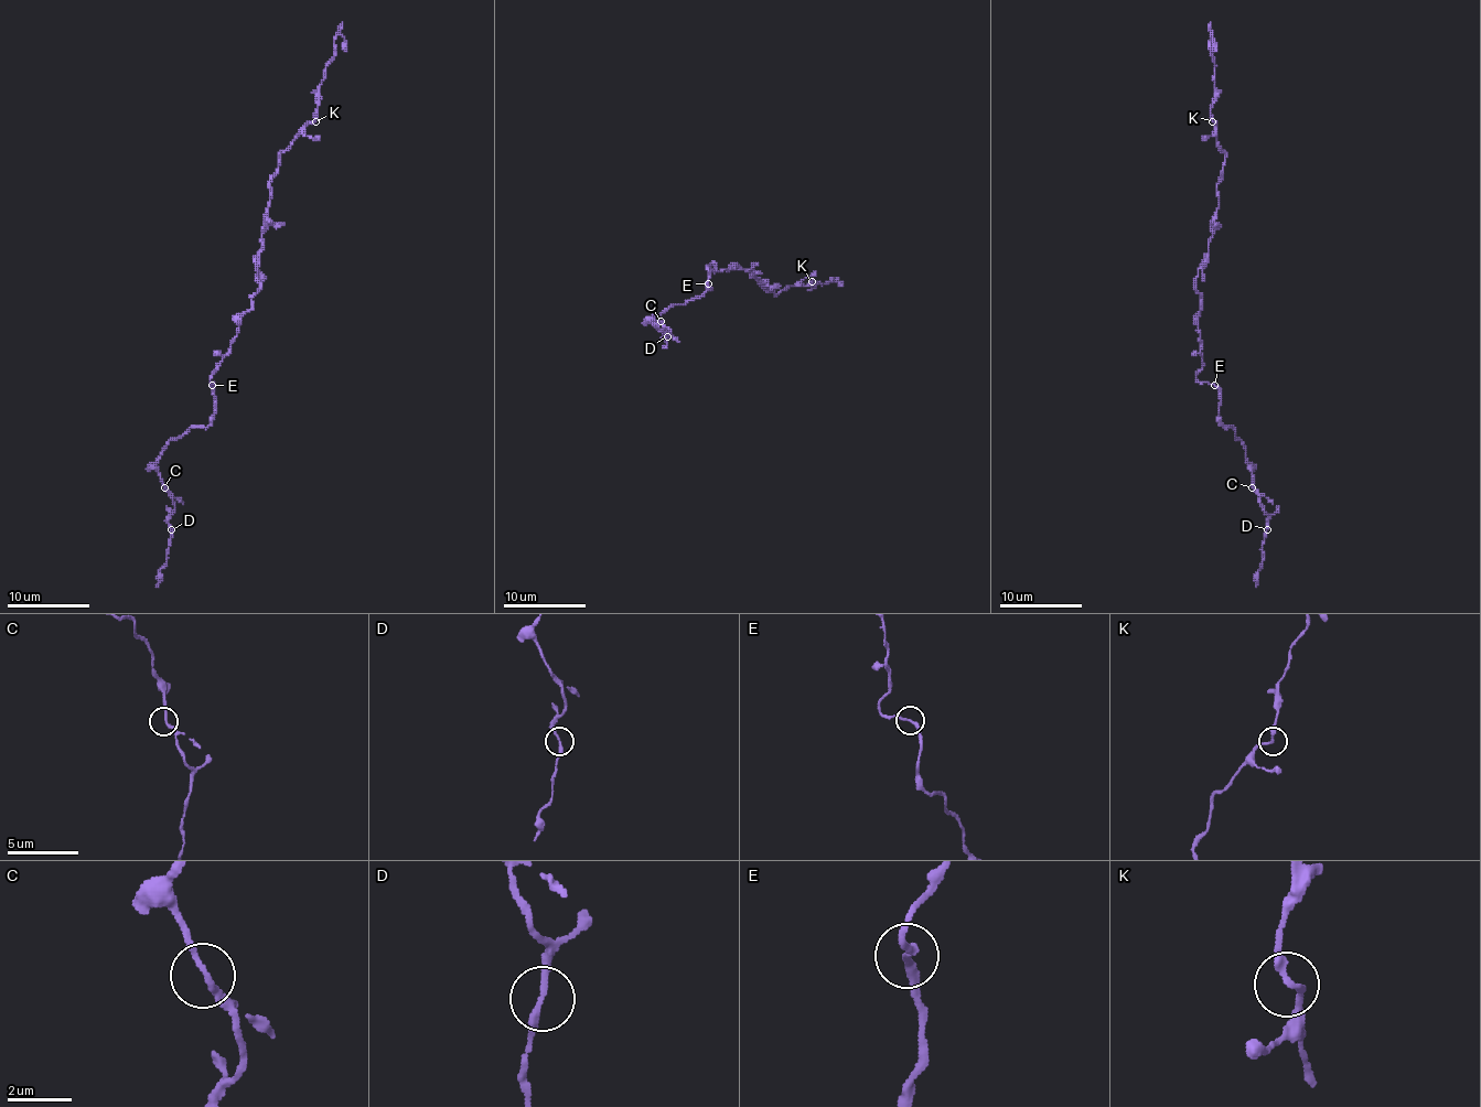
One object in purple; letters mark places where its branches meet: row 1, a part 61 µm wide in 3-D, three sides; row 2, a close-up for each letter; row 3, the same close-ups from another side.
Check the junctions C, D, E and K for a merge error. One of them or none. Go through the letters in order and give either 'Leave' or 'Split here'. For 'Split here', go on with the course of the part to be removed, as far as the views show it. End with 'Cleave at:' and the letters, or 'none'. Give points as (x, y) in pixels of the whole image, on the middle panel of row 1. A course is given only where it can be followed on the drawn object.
C: Leave
D: Leave
E: Leave
K: Leave
Cleave at: none

